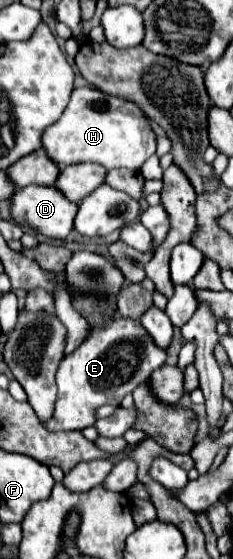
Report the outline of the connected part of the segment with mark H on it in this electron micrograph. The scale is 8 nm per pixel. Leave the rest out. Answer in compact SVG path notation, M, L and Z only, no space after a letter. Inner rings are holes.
M81 87L73 91L71 101L63 115L59 117L59 121L45 129L43 147L47 155L61 167L89 161L99 163L107 169L113 167L141 169L141 165L155 153L157 137L149 125L149 119L135 103L107 95L99 89Z

